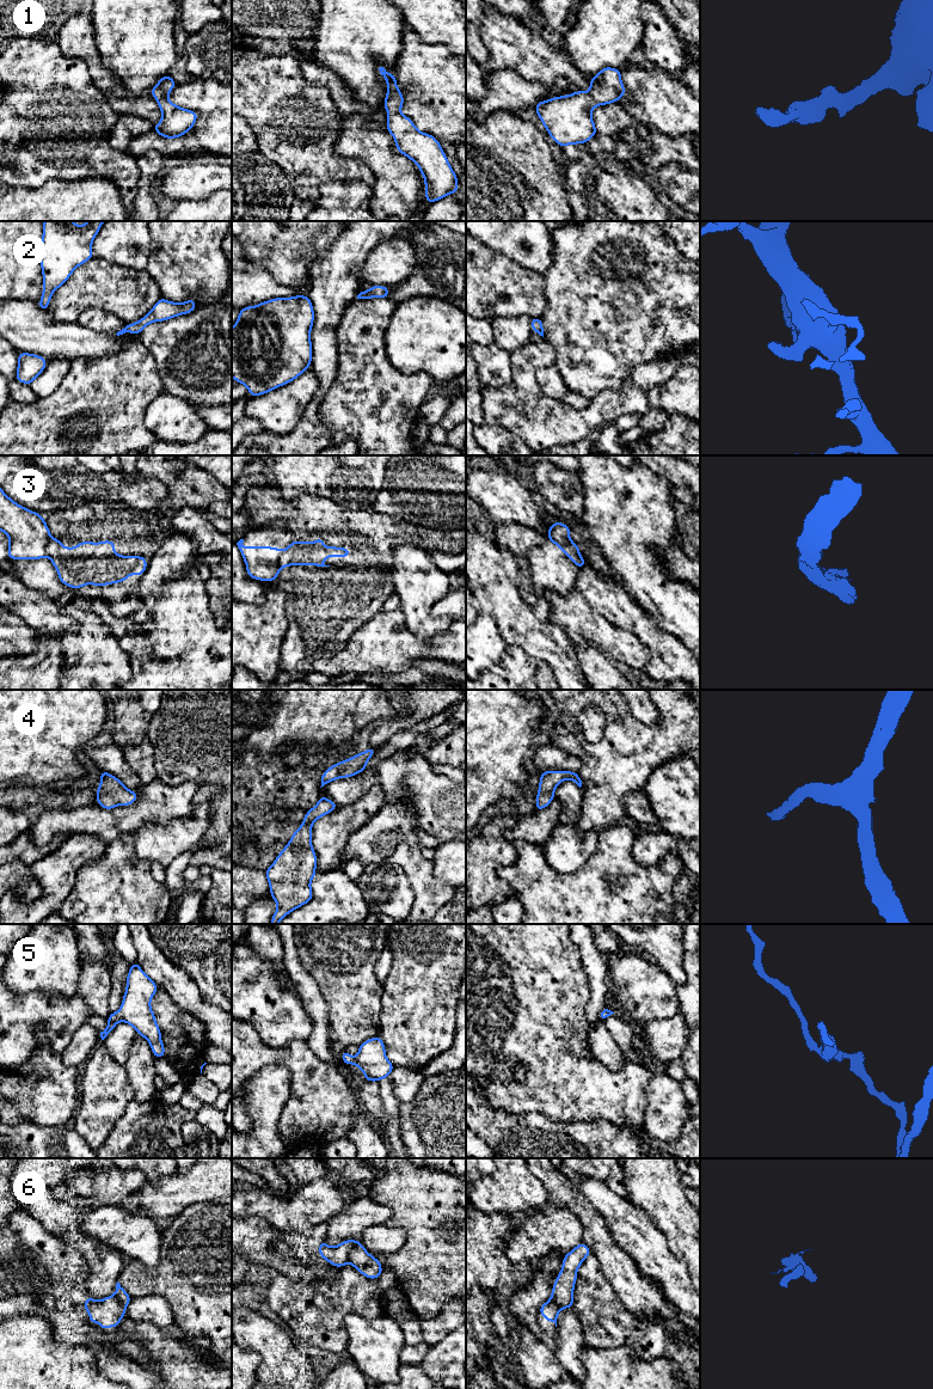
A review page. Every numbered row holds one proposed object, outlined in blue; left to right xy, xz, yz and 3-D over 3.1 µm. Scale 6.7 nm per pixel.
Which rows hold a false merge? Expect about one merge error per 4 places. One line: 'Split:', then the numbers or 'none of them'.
Split: 3, 6

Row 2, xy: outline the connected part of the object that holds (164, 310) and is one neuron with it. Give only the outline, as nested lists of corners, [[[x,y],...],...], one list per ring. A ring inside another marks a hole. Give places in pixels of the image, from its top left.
[[[161,298],[143,318],[141,318],[134,324],[125,324],[125,326],[116,335],[119,336],[125,332],[140,335],[143,328],[149,325],[153,322],[168,320],[177,316],[191,313],[194,310],[196,310],[195,299],[190,299],[185,302],[177,304]]]

